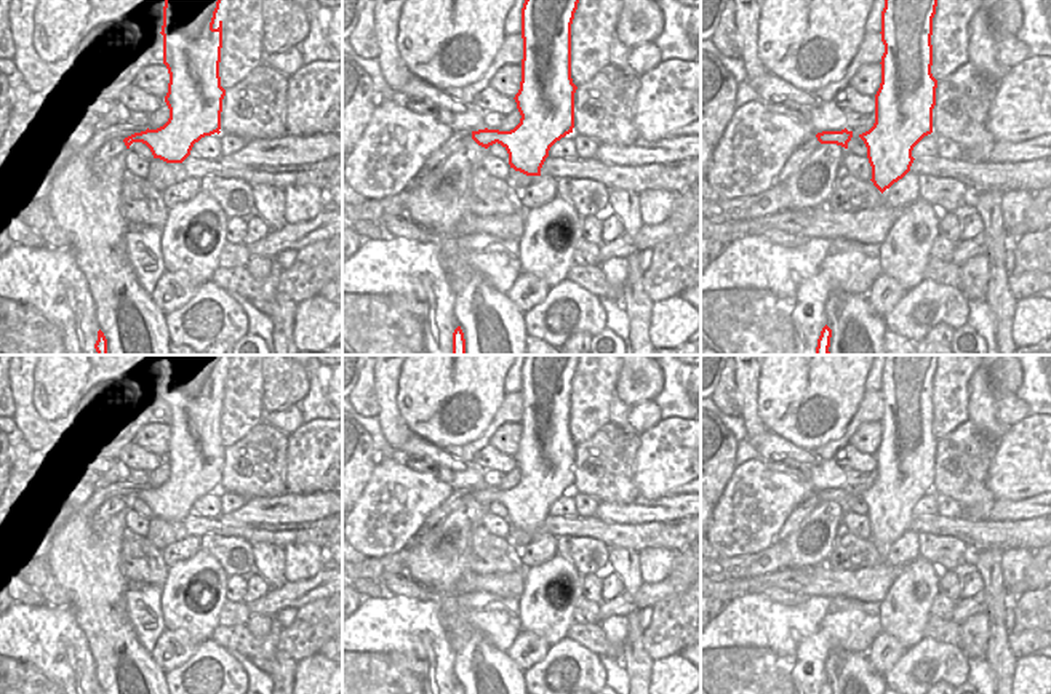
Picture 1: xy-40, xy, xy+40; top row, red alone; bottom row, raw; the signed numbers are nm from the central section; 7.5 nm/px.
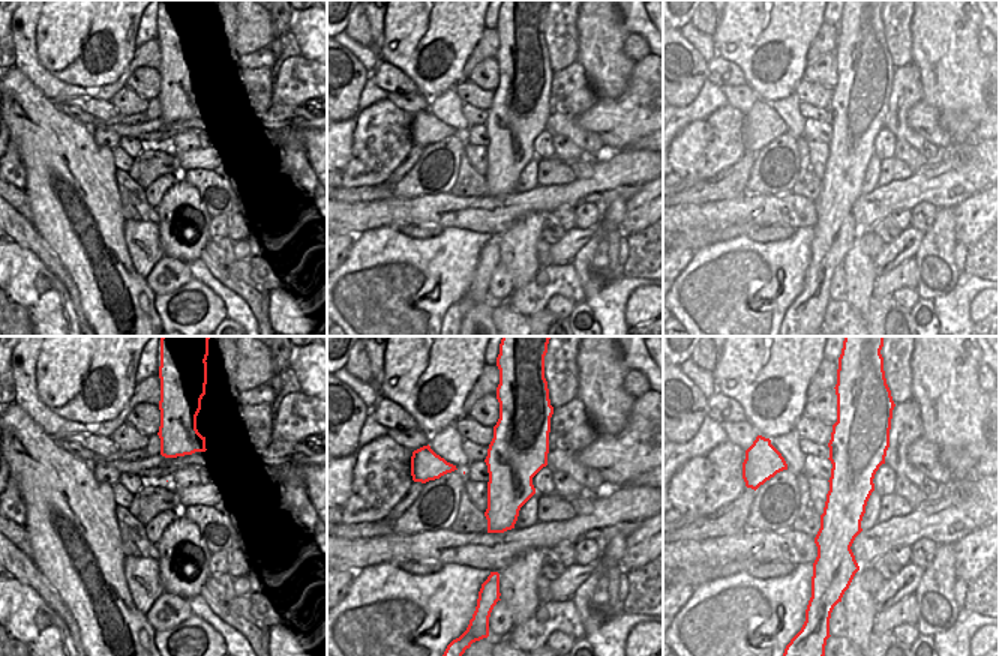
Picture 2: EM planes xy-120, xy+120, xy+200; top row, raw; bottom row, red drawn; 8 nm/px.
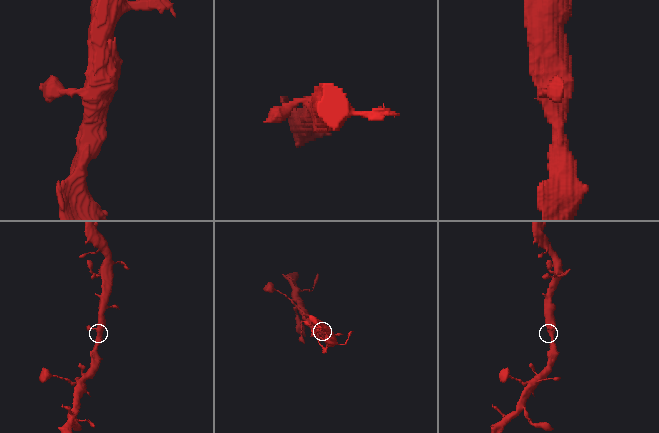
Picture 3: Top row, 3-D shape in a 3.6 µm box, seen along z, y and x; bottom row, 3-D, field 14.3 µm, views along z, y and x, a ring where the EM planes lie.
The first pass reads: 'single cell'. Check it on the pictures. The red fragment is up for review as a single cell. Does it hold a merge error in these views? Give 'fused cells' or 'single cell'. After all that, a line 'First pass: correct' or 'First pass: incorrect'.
single cell
First pass: correct

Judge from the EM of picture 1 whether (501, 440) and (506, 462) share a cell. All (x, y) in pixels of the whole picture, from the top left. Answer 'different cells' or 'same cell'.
different cells

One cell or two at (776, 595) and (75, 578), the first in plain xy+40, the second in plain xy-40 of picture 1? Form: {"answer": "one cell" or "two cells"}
{"answer": "two cells"}

